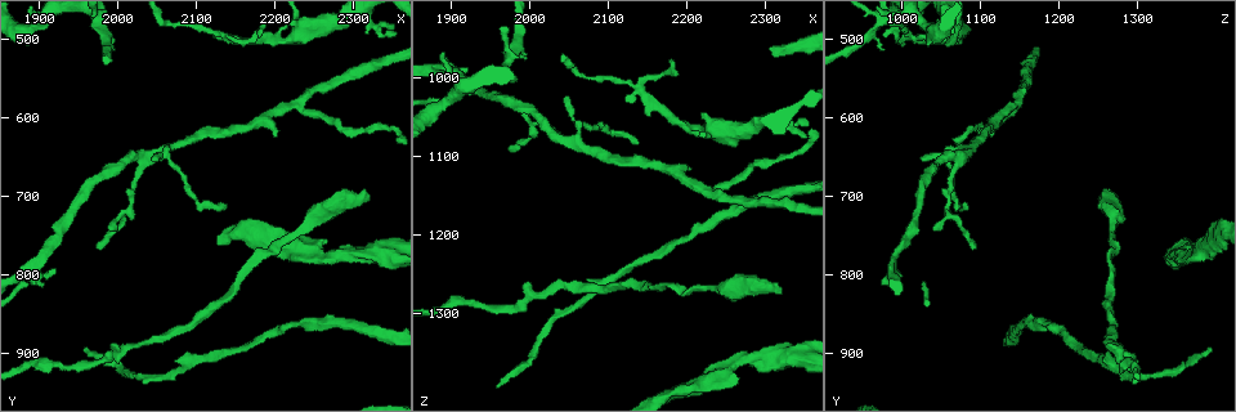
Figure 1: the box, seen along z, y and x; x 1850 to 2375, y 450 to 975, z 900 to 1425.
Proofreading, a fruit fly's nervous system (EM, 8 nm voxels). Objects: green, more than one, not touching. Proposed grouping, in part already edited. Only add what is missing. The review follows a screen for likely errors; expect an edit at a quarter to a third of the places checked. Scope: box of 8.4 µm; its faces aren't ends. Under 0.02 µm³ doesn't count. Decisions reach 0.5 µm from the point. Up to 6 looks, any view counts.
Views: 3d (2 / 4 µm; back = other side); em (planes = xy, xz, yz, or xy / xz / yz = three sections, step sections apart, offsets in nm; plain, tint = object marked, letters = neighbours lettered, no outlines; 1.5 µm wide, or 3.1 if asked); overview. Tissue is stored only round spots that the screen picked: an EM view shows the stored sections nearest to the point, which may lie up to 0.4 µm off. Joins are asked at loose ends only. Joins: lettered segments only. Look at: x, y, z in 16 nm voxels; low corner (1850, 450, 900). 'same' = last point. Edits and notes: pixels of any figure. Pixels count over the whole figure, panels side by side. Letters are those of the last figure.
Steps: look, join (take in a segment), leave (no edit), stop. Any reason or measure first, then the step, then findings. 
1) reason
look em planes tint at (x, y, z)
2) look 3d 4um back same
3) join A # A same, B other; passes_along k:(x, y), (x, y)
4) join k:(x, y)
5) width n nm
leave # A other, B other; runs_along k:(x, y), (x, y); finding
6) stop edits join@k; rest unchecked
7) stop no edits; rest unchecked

look 3d 2um at (1990, 740, 1040)

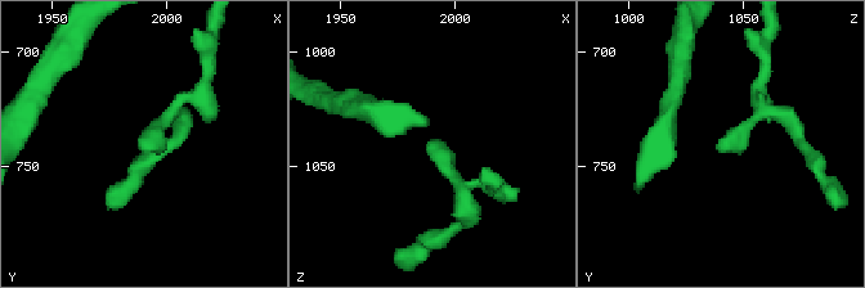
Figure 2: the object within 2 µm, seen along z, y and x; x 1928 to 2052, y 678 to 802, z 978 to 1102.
look em xz step 8 letters at (1990, 743, 1040)

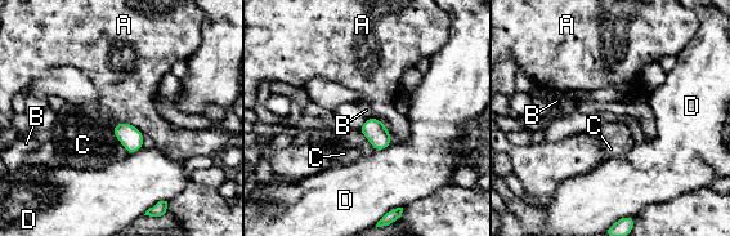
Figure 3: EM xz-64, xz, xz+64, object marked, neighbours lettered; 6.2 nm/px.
look em planes letters same

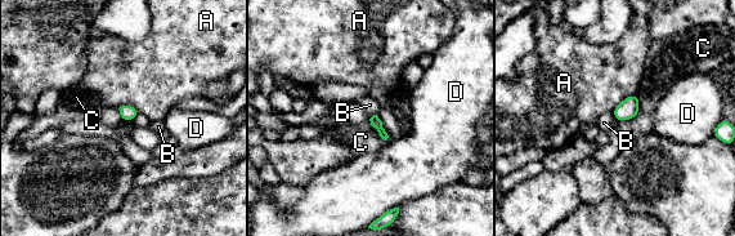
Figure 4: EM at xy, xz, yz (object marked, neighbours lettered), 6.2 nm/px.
width 70 nm
leave # A other, B other, C other, D other; border 4:(610, 112), (614, 119); none of them fits

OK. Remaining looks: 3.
end of a long branch
look em xy step 4 letters at (1960, 895, 1395)

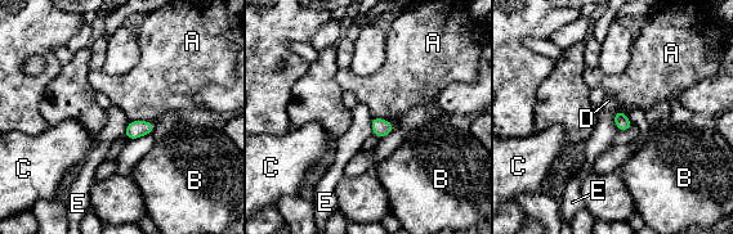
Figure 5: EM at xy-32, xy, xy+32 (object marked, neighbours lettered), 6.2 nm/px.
look em planes letters same

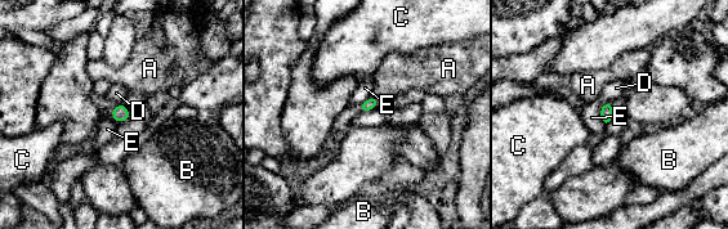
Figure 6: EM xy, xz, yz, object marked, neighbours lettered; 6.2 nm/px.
leave # A other, B other, C other, D other, E other; border 6:(123, 102), (117, 104); none of them fits

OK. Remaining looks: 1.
look em xz step 8 letters at (2315, 695, 1270)

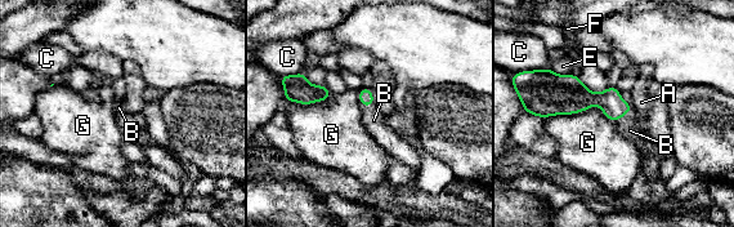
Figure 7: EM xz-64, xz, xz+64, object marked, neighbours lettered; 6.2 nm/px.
join 7:(627, 125) # A other, B same, C other, E other, F other, G other; passes_along 7:(613, 106), (623, 115), (627, 125); the neuron continues

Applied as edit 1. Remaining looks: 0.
stop edits join@7; rest unchecked

